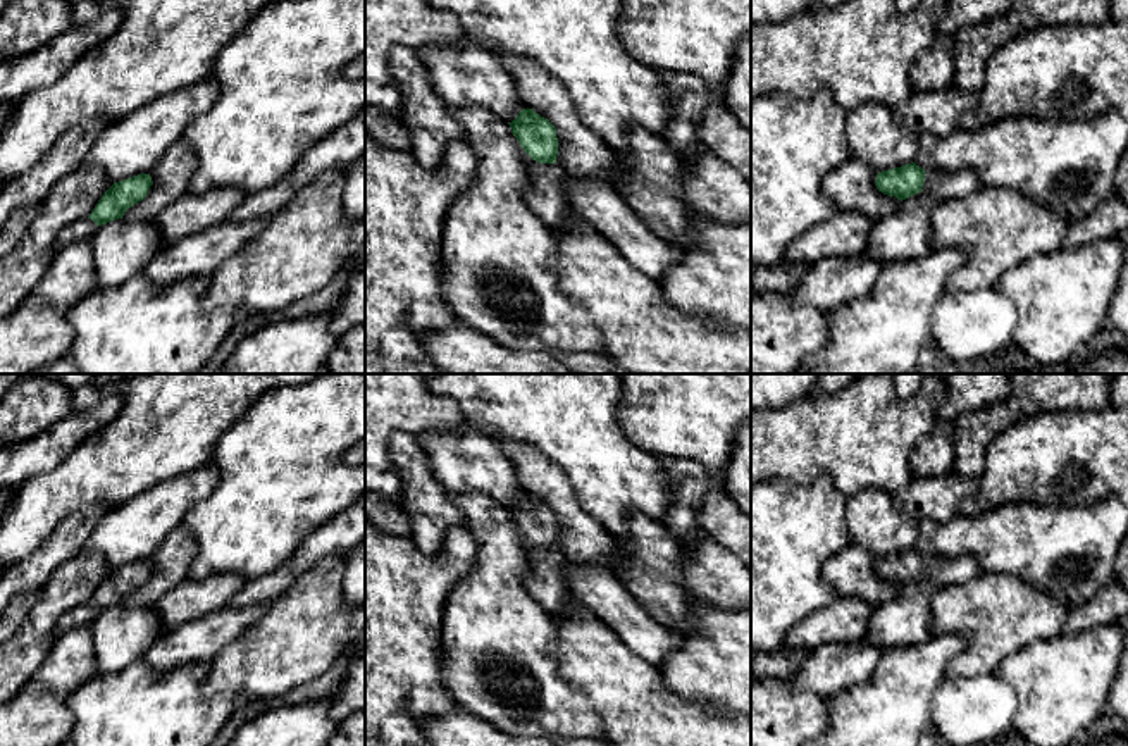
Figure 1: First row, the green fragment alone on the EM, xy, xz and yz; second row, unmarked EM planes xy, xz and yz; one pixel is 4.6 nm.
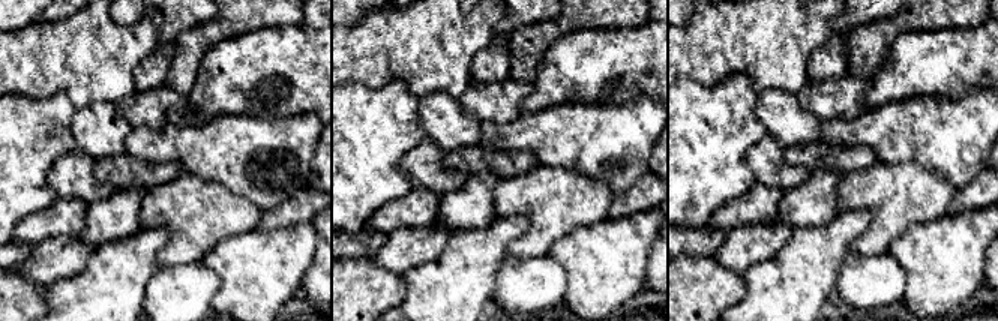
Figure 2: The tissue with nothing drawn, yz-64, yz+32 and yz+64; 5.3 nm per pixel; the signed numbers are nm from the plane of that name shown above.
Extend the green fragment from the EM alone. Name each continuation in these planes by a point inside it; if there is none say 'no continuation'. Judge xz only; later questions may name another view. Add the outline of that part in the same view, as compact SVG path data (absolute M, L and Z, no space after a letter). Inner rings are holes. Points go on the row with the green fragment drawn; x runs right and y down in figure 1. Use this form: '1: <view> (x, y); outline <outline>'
1: xz (545, 193); outline M524 153L527 160L529 183L525 190L527 205L542 219L551 229L563 229L573 208L563 186L567 171L561 164L539 164Z

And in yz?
1: yz (942, 185); outline M927 169L920 193L933 196L937 202L963 198L980 188L973 169L940 171Z

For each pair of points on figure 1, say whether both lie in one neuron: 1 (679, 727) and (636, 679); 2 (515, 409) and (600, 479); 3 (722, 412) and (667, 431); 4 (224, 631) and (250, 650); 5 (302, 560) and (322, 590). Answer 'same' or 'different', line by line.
1: same
2: same
3: same
4: different
5: different

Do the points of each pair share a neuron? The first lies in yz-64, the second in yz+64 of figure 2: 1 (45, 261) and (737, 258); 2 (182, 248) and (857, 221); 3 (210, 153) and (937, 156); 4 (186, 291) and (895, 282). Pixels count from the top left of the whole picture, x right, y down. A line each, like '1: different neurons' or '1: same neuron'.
1: same neuron
2: different neurons
3: same neuron
4: same neuron

